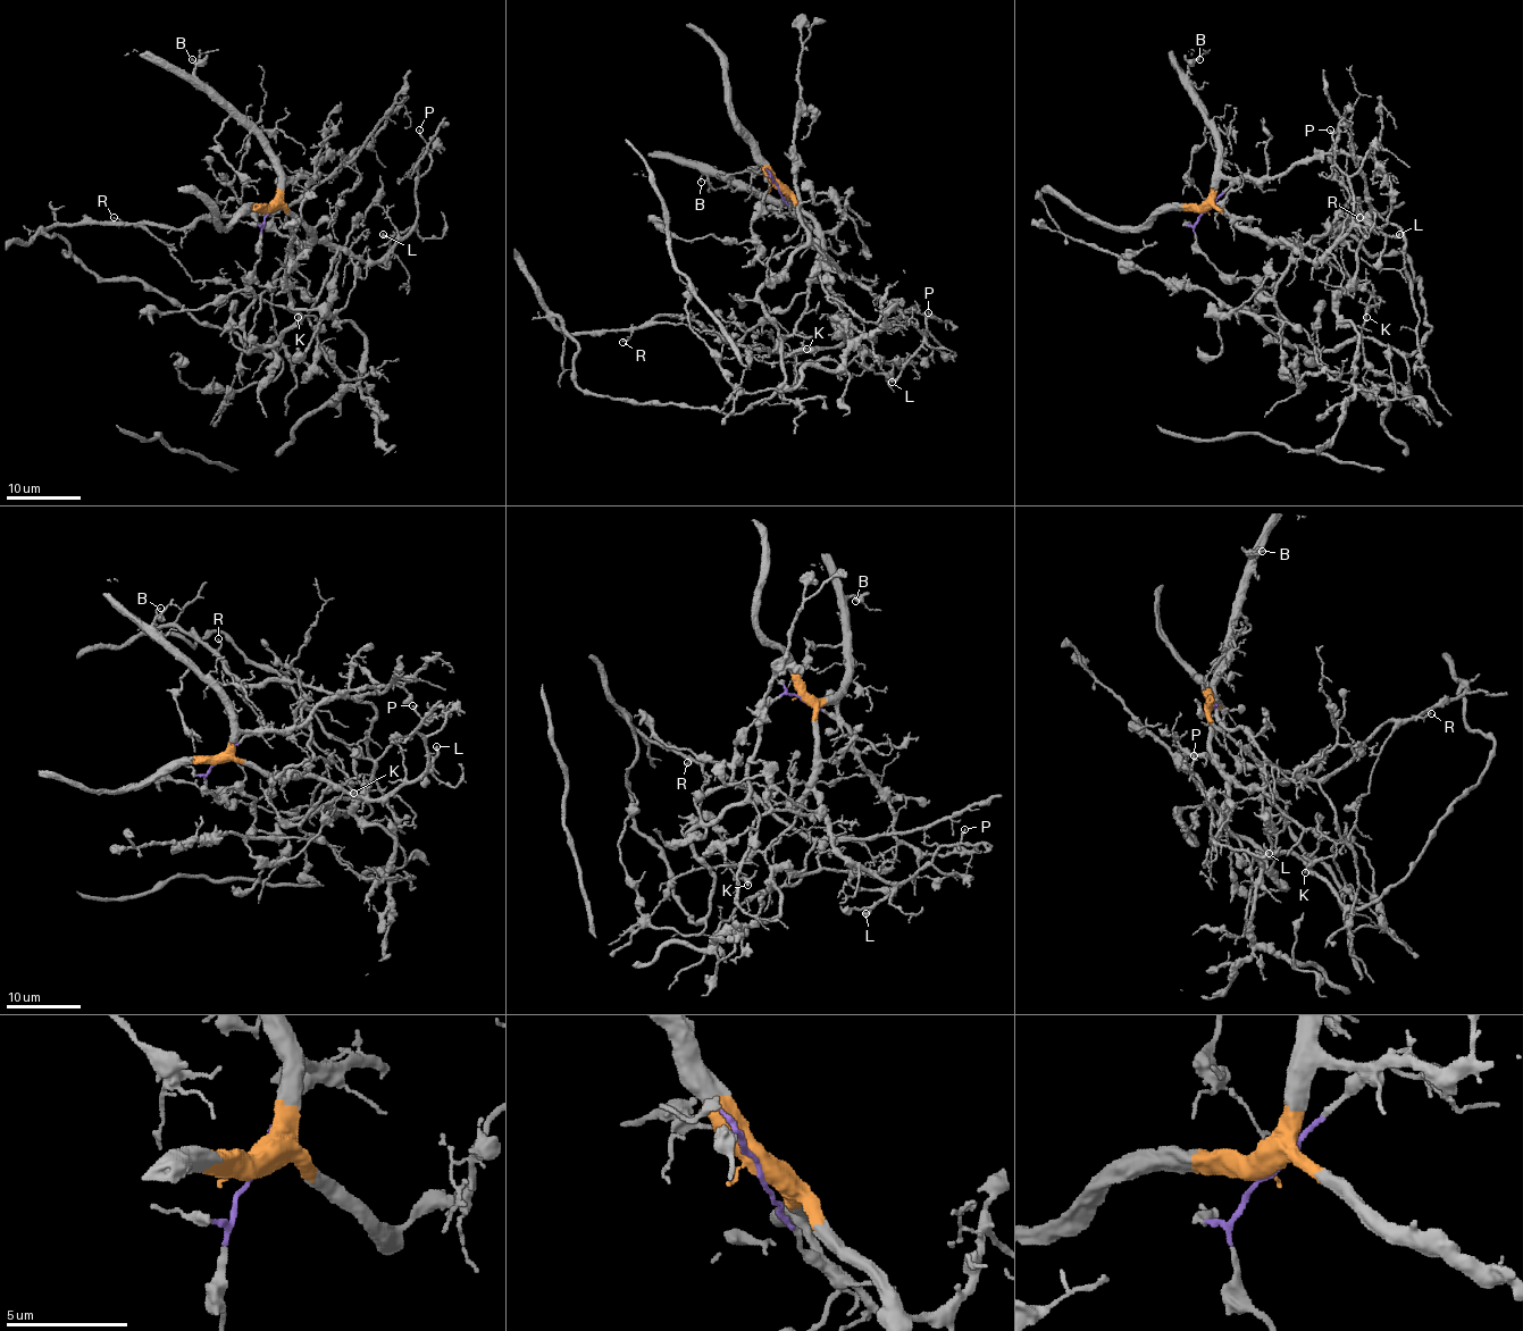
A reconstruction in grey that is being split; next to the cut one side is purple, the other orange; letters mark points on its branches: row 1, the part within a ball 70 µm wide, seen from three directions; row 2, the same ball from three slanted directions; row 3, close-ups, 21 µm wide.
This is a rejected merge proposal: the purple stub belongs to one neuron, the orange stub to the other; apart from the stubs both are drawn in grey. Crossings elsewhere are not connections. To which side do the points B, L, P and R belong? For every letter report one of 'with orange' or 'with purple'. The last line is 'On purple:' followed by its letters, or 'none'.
B: with orange
L: with orange
P: with orange
R: with purple
On purple: R

